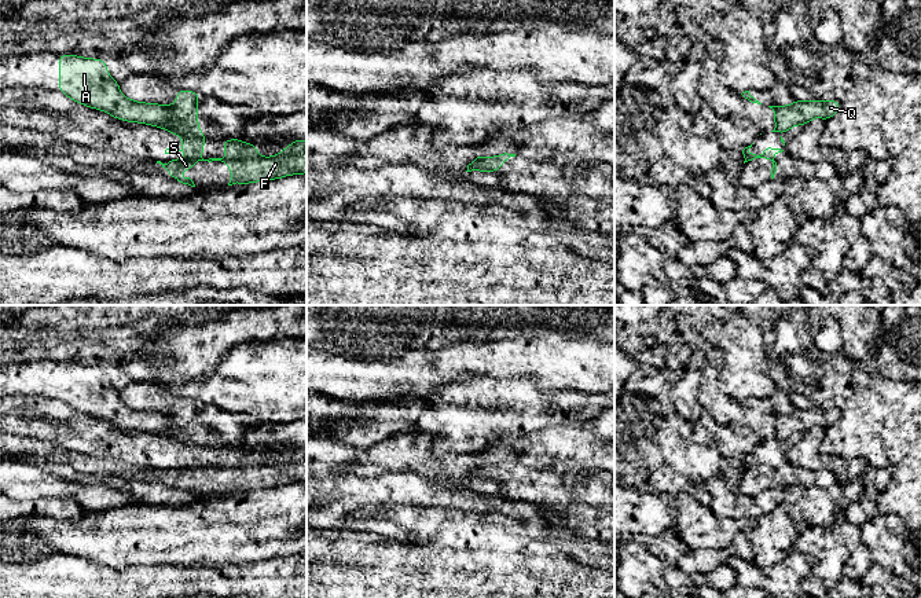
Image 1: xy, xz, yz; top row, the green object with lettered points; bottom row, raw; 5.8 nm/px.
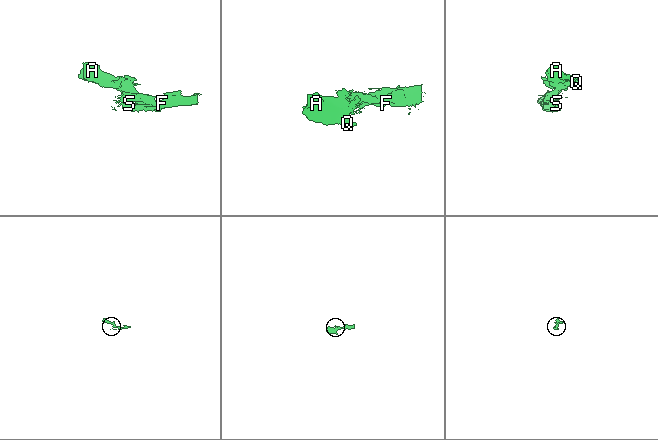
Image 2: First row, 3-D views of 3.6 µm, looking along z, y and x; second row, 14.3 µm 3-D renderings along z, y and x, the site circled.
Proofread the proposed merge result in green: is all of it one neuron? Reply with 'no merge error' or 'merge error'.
merge error

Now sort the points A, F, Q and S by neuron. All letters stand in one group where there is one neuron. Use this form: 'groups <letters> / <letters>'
groups A Q / F S

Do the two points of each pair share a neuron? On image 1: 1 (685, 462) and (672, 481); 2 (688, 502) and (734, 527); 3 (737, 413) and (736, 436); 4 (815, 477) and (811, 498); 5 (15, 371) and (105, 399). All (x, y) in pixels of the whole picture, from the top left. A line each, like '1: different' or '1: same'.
1: different
2: same
3: different
4: different
5: same

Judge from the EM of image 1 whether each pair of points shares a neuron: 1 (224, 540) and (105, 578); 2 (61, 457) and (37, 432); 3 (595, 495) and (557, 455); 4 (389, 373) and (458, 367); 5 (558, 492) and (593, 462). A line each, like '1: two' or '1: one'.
1: two
2: two
3: two
4: one
5: two

